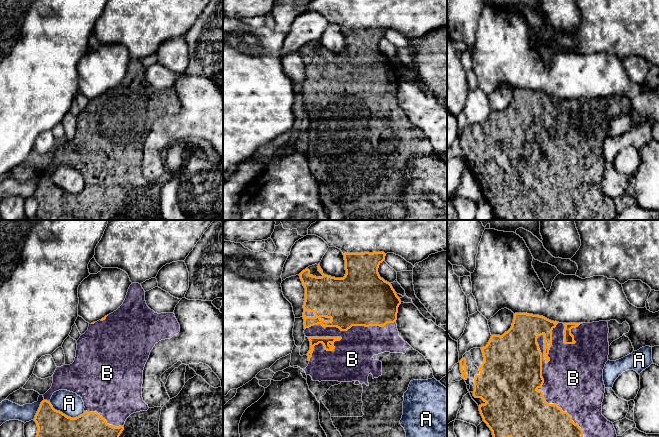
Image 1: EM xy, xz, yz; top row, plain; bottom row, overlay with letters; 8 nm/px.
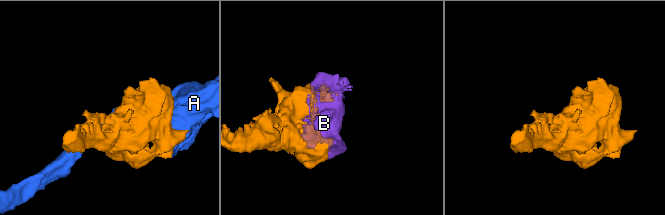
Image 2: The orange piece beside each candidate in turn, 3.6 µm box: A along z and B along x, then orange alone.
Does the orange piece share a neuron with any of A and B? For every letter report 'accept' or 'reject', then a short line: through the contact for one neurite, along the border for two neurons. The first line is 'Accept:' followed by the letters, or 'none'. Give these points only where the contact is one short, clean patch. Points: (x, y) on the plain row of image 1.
Accept: B
A: reject
B: accept

